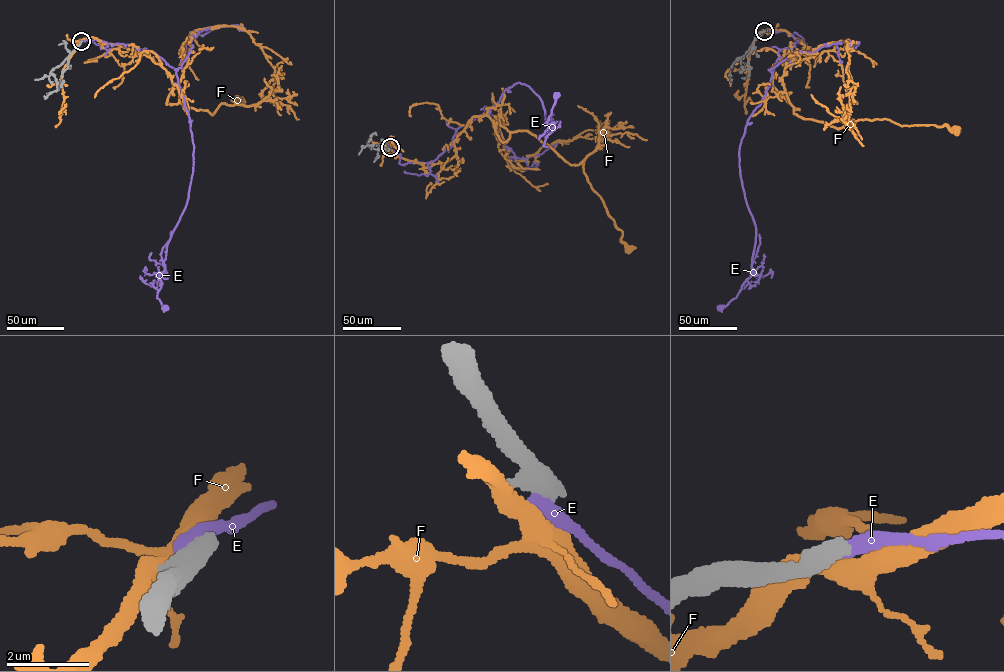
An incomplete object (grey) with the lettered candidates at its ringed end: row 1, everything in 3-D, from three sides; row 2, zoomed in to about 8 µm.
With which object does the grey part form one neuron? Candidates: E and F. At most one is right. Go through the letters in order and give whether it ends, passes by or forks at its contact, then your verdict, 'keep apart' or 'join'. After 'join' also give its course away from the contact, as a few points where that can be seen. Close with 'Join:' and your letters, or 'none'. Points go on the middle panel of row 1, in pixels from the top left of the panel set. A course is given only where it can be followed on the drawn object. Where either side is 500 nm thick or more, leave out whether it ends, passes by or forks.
E: keep apart
F: it passes by; keep apart
Join: none

